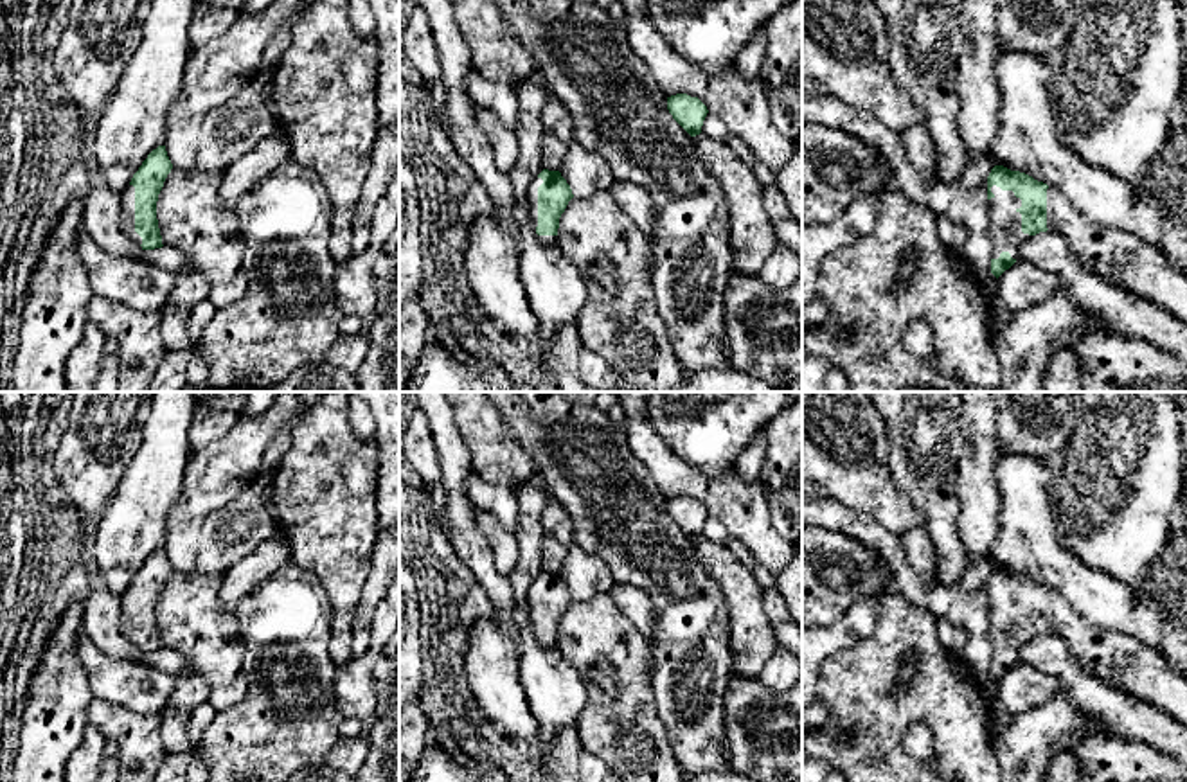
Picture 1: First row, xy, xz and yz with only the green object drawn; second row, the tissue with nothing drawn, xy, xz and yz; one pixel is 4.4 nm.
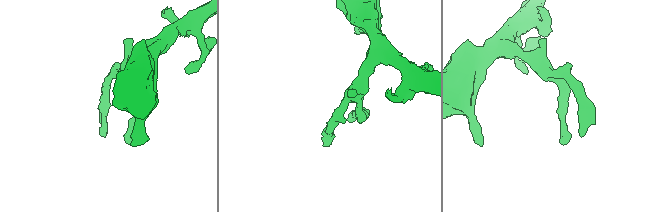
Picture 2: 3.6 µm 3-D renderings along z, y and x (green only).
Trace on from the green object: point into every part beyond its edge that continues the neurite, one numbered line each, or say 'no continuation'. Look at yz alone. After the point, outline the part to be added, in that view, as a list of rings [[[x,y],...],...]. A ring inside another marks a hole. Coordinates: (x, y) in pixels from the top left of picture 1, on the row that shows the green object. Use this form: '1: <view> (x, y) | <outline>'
1: yz (1006, 223) | [[[993,185],[995,194],[987,200],[987,221],[991,228],[991,259],[998,259],[1002,252],[1009,252],[1013,259],[1020,259],[1020,248],[1029,241],[1029,234],[1022,232],[1022,200],[1013,191],[1002,191]]]

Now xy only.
1: xy (126, 198) | [[[128,185],[119,194],[119,203],[120,203],[120,216],[119,216],[120,228],[129,241],[140,246],[142,237],[135,232],[135,187],[133,185]]]

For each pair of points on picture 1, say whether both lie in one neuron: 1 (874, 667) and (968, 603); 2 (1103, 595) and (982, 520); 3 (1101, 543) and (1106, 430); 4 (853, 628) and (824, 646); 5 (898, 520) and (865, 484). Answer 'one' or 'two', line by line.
1: two
2: two
3: one
4: one
5: one

